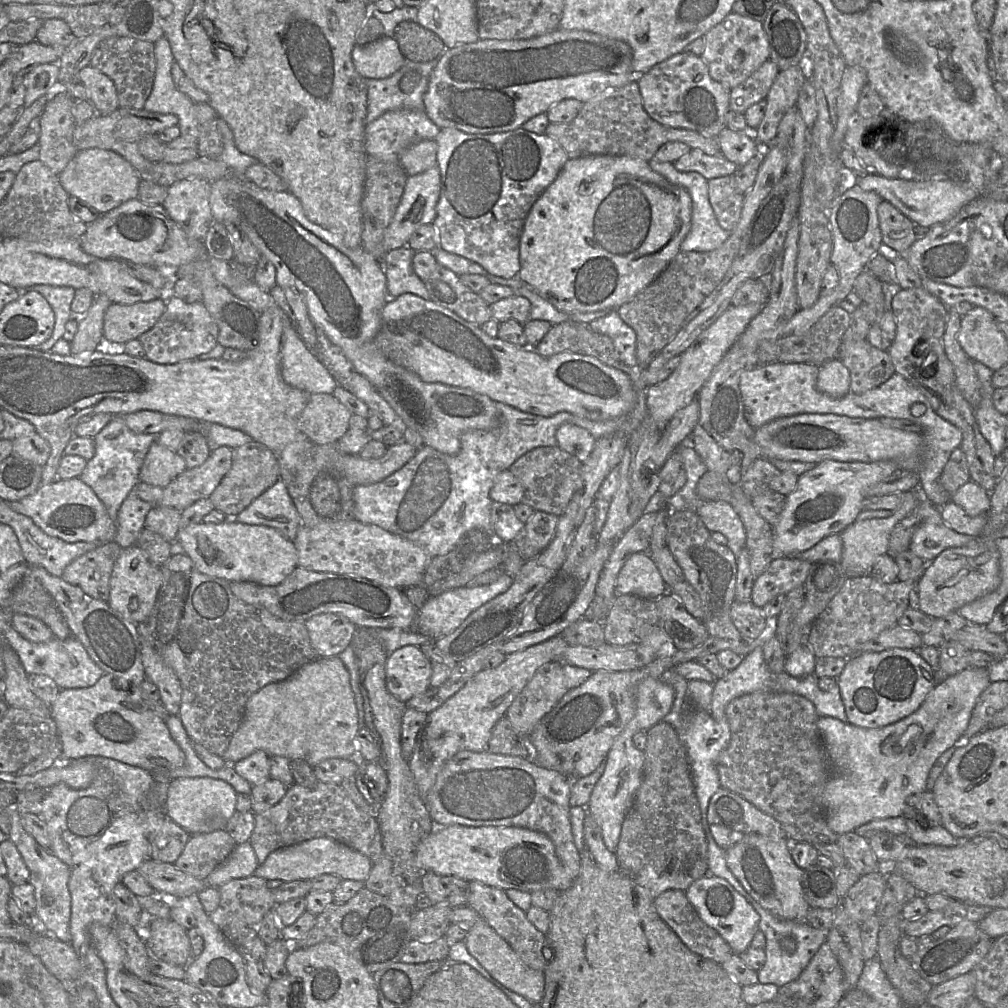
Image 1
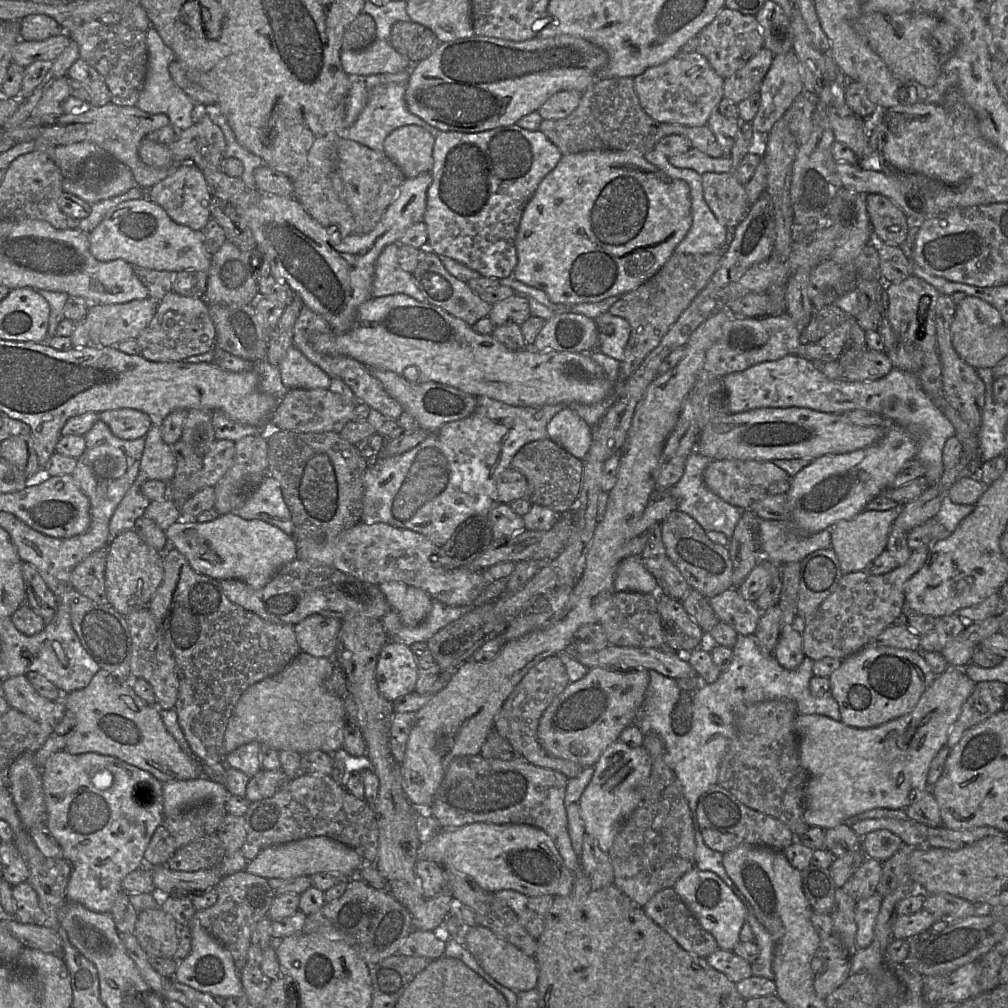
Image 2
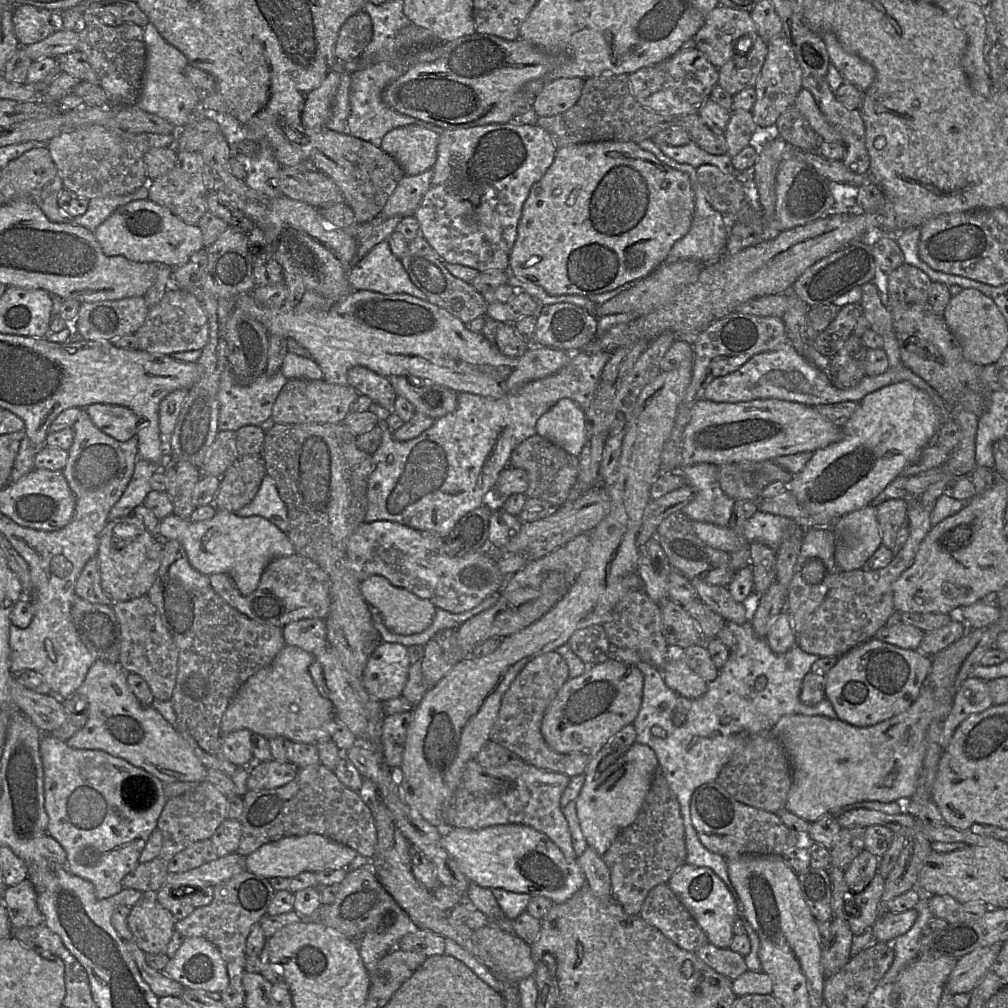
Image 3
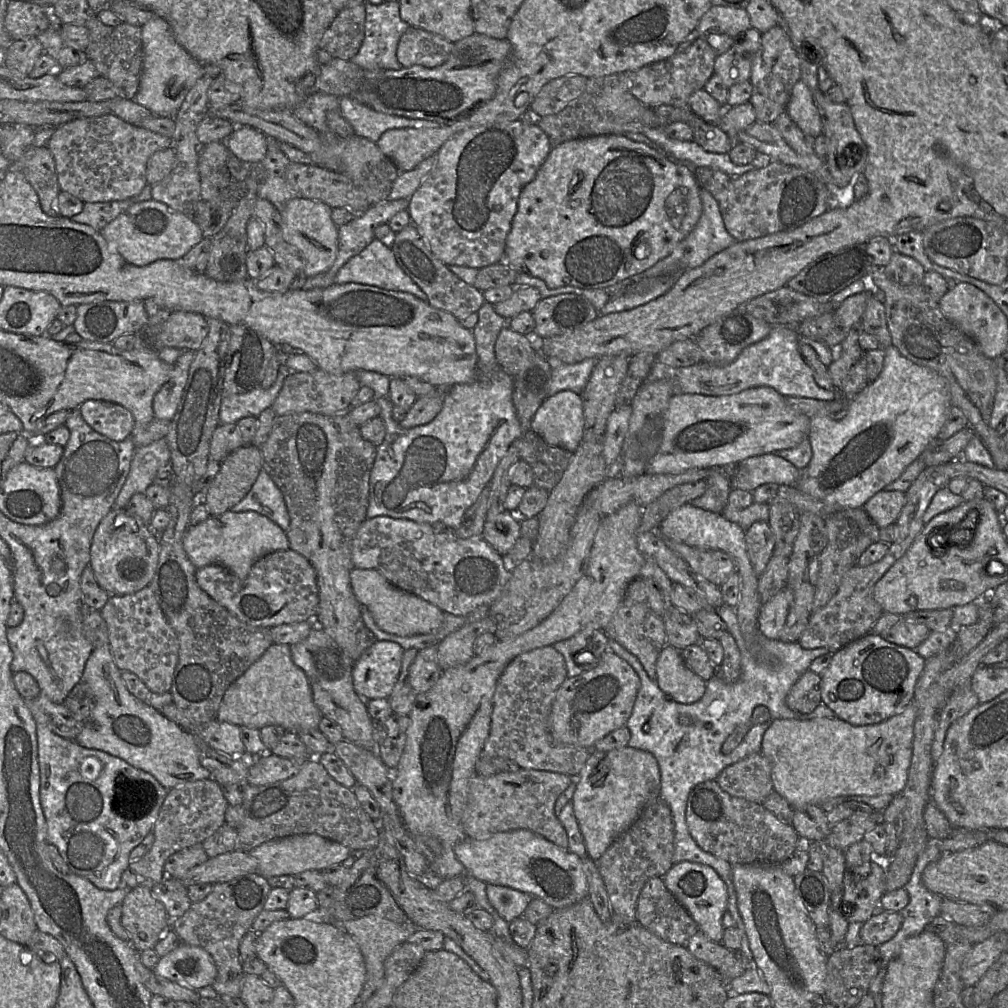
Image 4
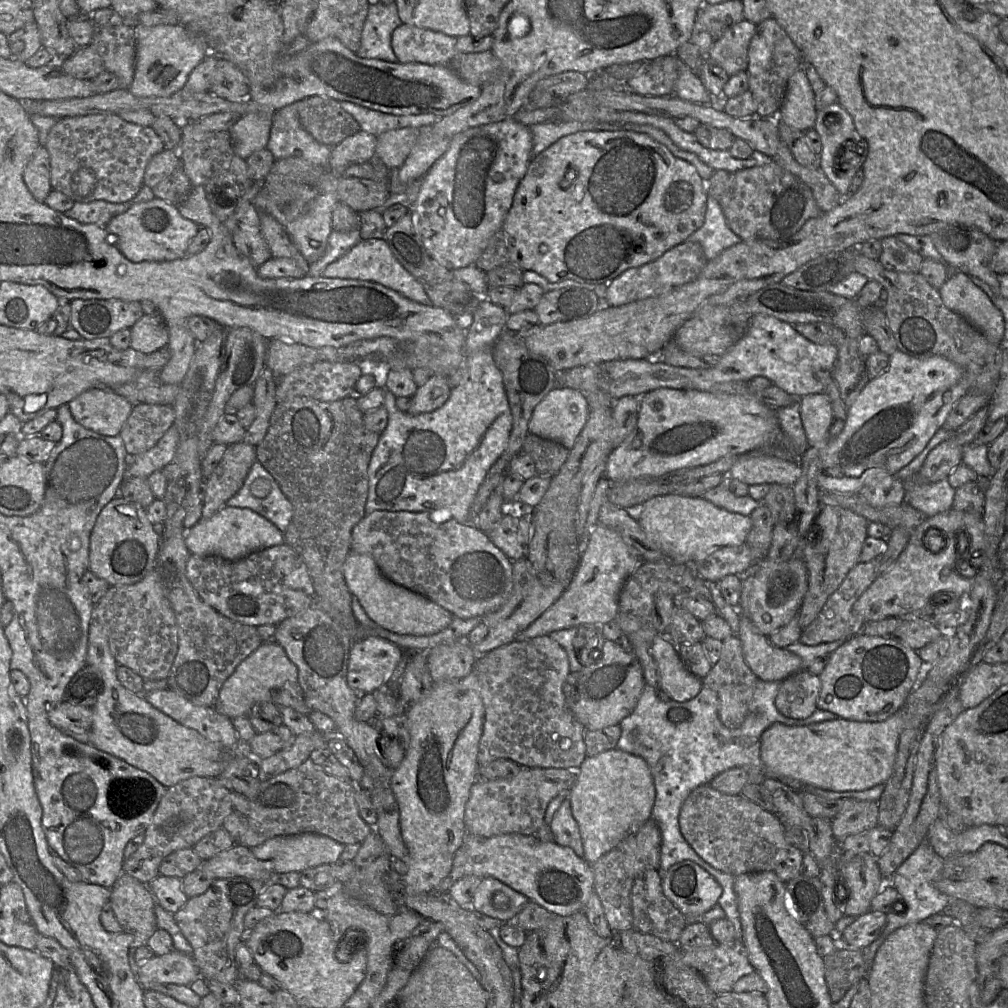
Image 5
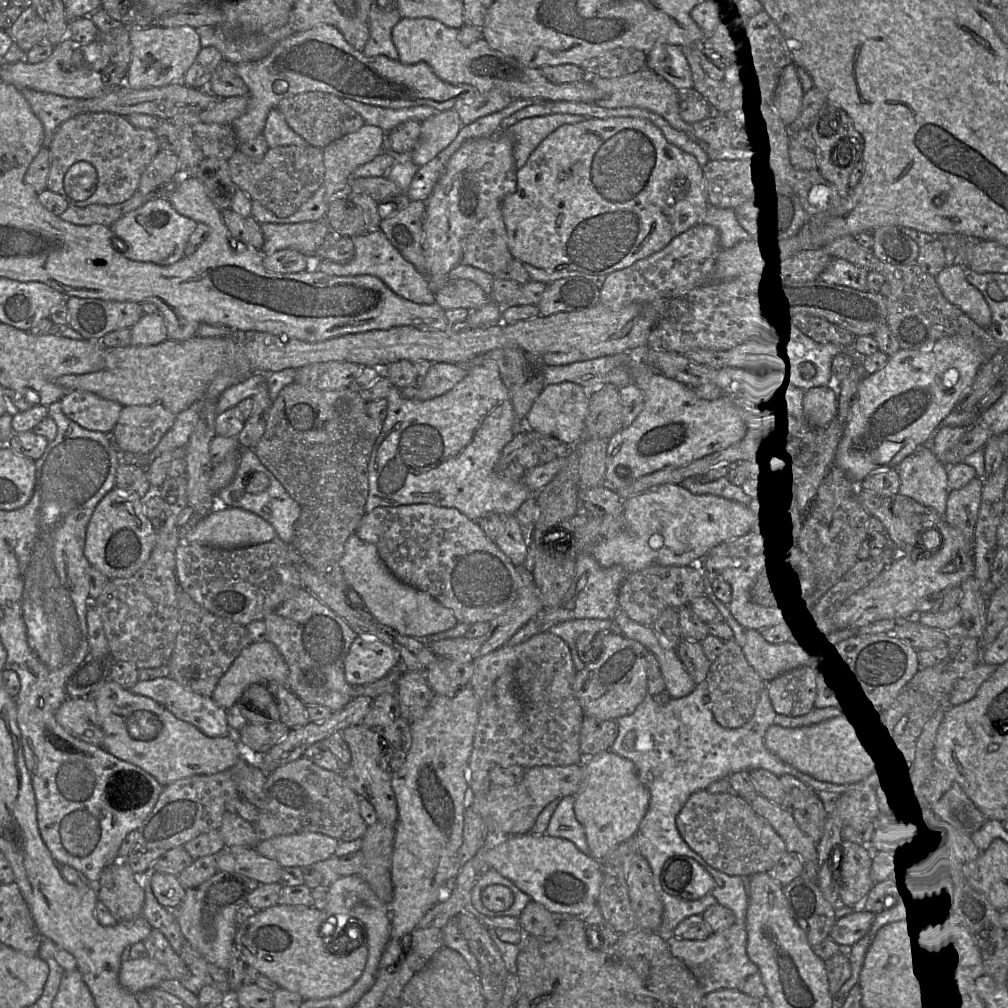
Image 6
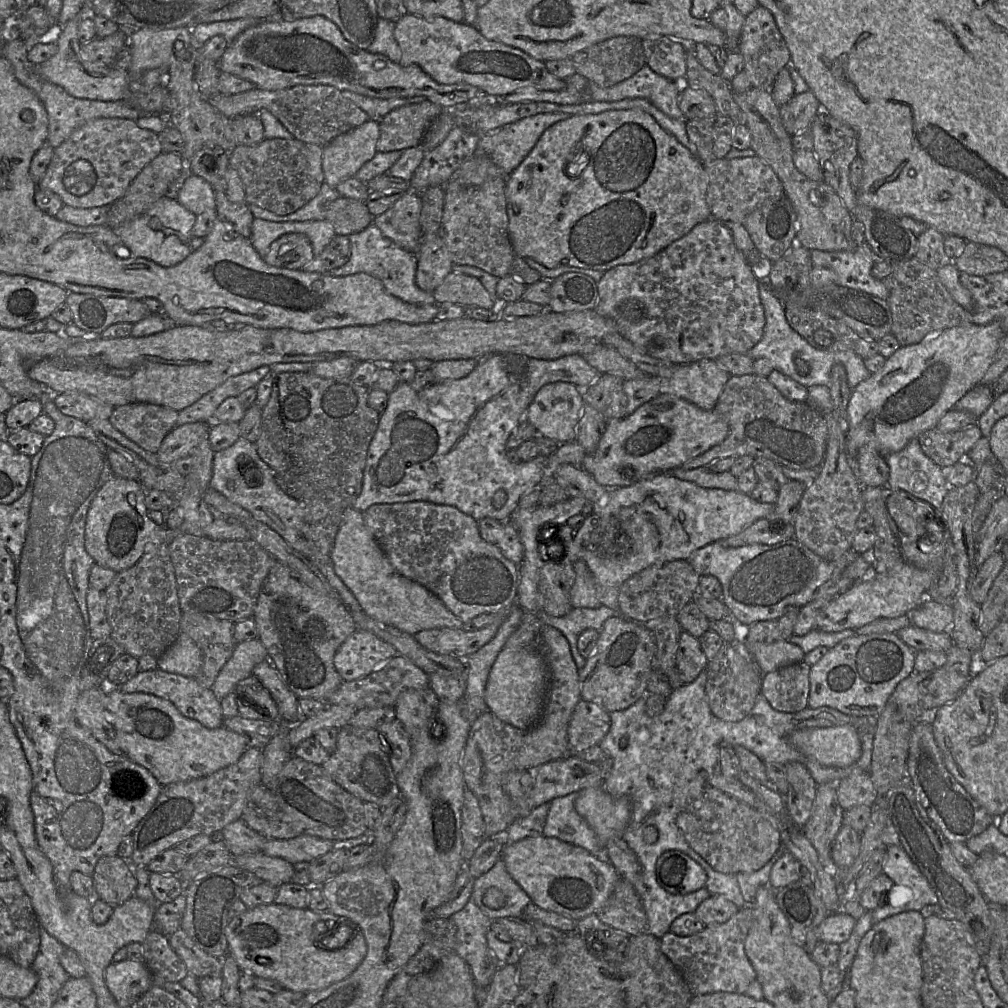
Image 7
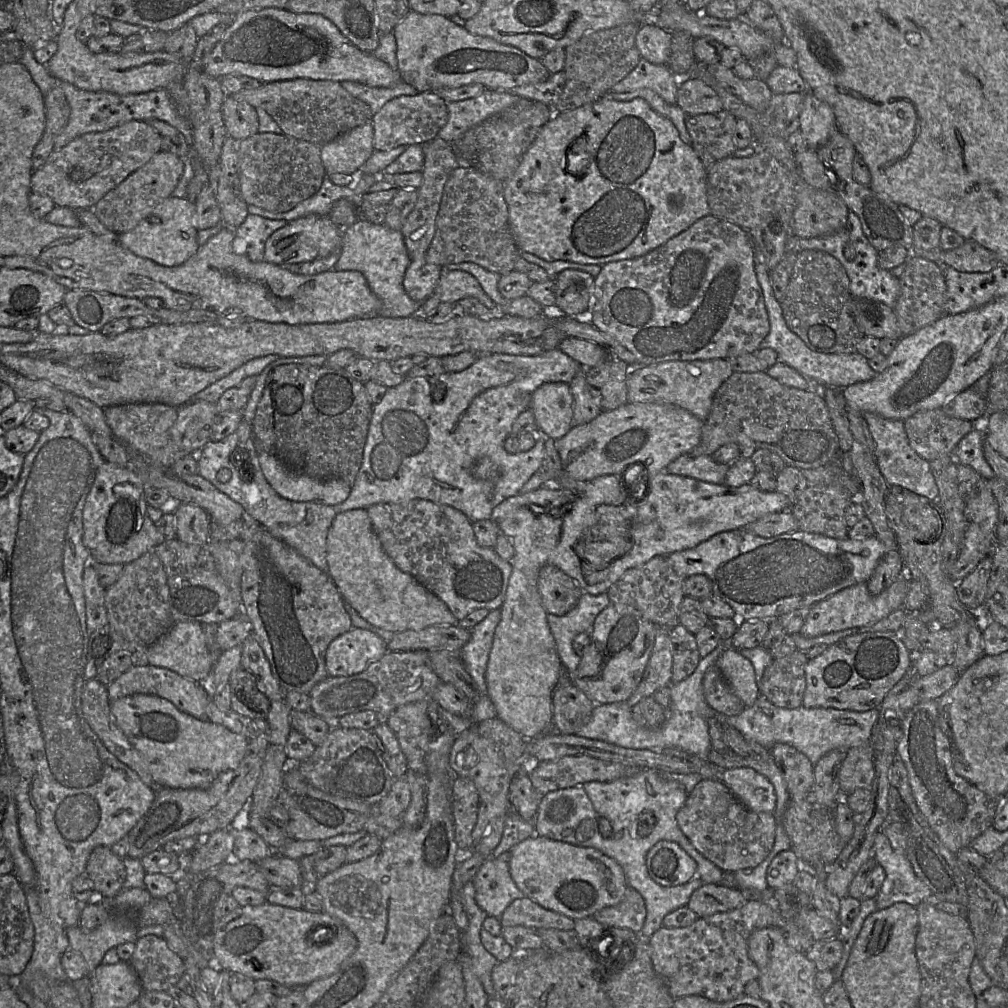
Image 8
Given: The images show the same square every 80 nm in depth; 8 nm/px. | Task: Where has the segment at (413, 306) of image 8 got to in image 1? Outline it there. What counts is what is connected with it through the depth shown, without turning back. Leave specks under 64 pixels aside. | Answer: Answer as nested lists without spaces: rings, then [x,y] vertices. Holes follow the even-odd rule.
[[[408,246],[388,251],[382,260],[389,298],[410,293],[430,300],[423,280],[415,273],[412,261],[415,251]]]

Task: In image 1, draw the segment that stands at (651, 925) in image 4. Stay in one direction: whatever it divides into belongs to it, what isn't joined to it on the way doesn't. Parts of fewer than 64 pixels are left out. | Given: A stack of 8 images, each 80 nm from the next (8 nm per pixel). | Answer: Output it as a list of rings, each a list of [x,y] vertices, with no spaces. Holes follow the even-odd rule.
[[[667,890],[654,899],[657,913],[694,953],[722,964],[733,954],[729,944],[713,928],[706,925],[686,897],[684,891]]]

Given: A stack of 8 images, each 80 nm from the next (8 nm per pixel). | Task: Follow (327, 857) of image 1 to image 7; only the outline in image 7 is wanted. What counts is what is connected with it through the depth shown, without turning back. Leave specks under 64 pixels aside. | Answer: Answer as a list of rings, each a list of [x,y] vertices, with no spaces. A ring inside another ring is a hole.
[[[301,835],[291,839],[267,839],[262,852],[271,857],[282,858],[291,864],[312,862],[334,849],[332,840]]]

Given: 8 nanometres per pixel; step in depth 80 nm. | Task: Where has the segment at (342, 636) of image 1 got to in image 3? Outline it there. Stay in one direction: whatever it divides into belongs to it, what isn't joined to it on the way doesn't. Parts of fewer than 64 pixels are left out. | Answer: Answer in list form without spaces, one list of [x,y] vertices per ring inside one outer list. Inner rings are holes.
[[[301,619],[285,625],[282,630],[286,645],[300,647],[311,654],[328,645],[325,619]]]

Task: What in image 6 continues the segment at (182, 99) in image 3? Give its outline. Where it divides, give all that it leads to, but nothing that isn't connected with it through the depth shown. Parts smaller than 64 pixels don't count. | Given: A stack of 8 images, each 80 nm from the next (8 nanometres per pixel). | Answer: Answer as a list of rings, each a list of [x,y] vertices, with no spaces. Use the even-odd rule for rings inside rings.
[[[190,26],[131,28],[130,43],[131,61],[124,84],[134,90],[182,82],[202,48],[197,30]]]

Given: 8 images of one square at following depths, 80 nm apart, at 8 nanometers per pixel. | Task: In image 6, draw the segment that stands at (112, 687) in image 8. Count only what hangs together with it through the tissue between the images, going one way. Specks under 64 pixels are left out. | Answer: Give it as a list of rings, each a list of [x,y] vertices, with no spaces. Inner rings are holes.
[[[159,677],[146,681],[139,680],[129,691],[136,695],[151,698],[176,718],[194,725],[208,737],[225,737],[231,734],[232,730],[227,723],[225,709],[218,706],[212,697],[196,693],[171,677]]]

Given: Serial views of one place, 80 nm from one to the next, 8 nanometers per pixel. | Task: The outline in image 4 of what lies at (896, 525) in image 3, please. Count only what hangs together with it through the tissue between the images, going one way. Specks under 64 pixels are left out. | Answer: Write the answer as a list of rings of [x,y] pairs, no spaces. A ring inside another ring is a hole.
[[[883,489],[873,495],[863,508],[876,526],[884,528],[895,524],[905,503],[905,492]]]

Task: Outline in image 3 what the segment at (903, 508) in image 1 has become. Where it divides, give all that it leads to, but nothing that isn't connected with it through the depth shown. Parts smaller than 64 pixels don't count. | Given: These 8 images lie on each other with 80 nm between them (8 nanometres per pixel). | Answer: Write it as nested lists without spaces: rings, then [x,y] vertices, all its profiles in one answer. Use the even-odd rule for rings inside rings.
[[[872,505],[838,518],[831,529],[835,537],[835,561],[843,572],[862,569],[882,545],[877,509]]]

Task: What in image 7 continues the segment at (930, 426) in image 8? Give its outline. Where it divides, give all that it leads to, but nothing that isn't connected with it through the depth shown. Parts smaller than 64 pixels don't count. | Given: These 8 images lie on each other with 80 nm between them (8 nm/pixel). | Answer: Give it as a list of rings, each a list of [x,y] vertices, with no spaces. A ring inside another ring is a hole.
[[[975,423],[948,433],[934,427],[921,433],[917,440],[925,455],[937,465],[948,468],[963,461],[982,436],[978,423]]]

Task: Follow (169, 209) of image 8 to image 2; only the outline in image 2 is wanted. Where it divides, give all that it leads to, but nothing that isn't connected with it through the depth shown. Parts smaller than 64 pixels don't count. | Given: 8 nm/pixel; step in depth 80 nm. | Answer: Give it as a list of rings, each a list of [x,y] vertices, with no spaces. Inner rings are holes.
[[[147,197],[112,208],[88,236],[91,254],[102,262],[123,259],[133,267],[174,274],[182,270],[207,273],[211,265],[211,255],[204,248],[201,231],[174,222],[160,205]]]

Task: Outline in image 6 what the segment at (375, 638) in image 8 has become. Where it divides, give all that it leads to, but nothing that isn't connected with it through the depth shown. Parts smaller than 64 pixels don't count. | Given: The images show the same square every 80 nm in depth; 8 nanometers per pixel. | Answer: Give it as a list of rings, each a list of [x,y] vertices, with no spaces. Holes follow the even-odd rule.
[[[357,636],[344,660],[344,672],[351,686],[375,682],[401,665],[399,652],[378,640]]]

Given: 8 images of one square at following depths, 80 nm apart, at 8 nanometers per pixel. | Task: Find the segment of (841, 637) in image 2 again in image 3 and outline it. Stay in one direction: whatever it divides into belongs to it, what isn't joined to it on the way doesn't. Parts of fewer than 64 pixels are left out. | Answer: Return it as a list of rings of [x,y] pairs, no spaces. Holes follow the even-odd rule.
[[[916,497],[909,498],[907,510],[908,538],[894,553],[891,563],[881,569],[838,572],[826,598],[797,635],[797,645],[806,653],[822,657],[841,657],[858,645],[873,638],[895,611],[893,584],[914,562],[920,543],[932,527],[932,506],[921,505]]]

